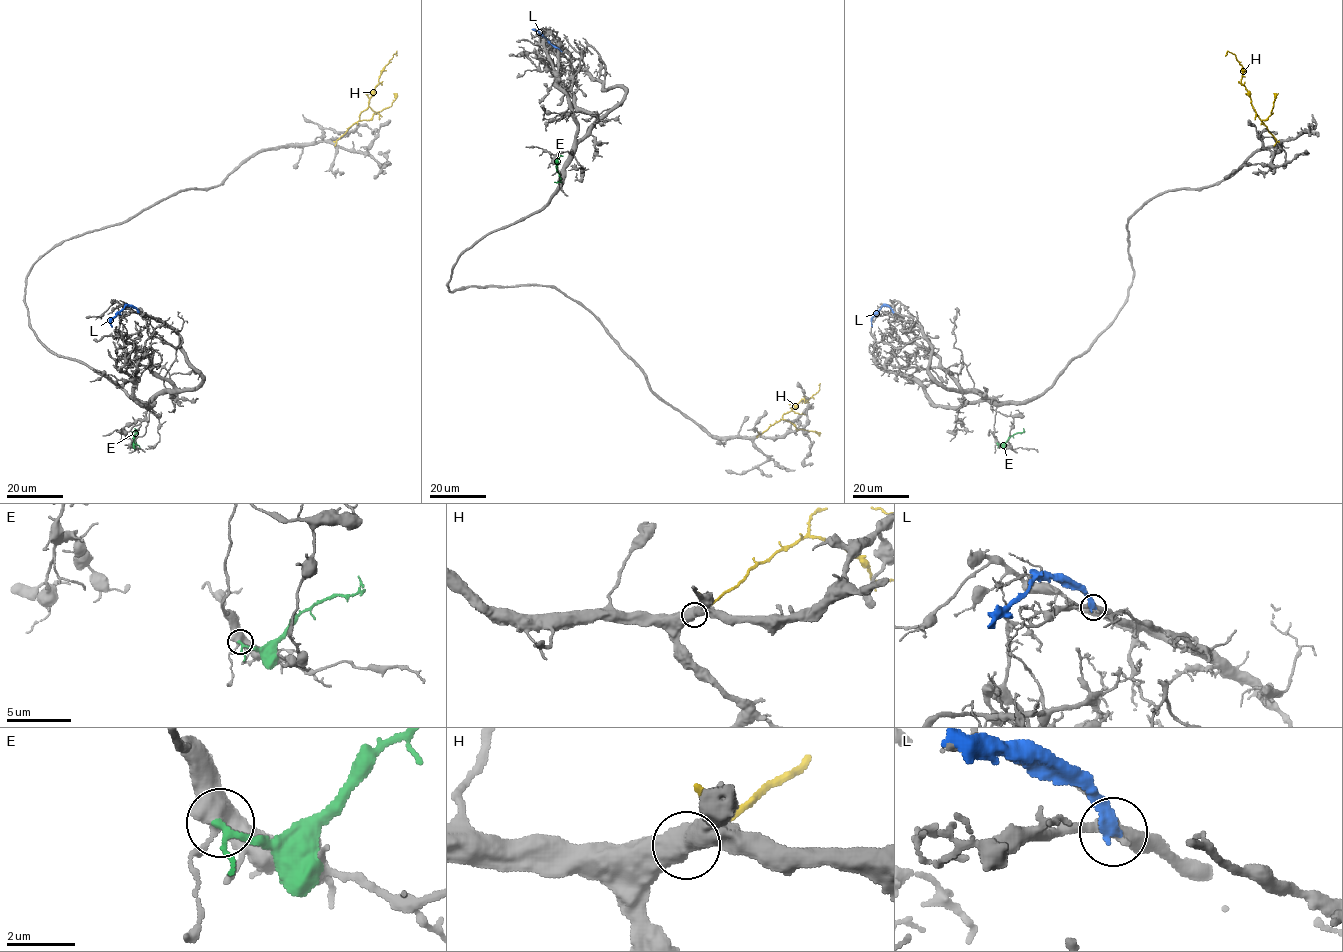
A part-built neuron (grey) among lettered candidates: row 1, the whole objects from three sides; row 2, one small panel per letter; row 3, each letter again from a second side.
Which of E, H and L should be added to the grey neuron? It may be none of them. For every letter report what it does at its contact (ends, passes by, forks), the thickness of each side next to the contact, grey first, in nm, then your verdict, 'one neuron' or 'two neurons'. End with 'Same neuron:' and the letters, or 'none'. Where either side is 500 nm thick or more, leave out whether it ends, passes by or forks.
E: it passes by | 400/160 nm | two neurons
H: 550/160 nm | two neurons
L: it ends | 320/360 nm | two neurons
Same neuron: none

